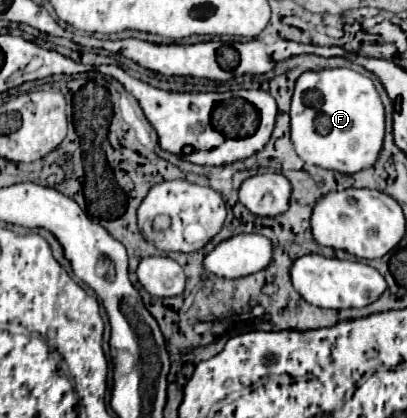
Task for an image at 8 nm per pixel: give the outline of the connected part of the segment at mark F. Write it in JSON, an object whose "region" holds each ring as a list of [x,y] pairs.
{"region":[[[344,67],[304,71],[292,95],[290,133],[296,153],[308,165],[342,173],[372,167],[384,139],[384,105],[372,79]]]}

